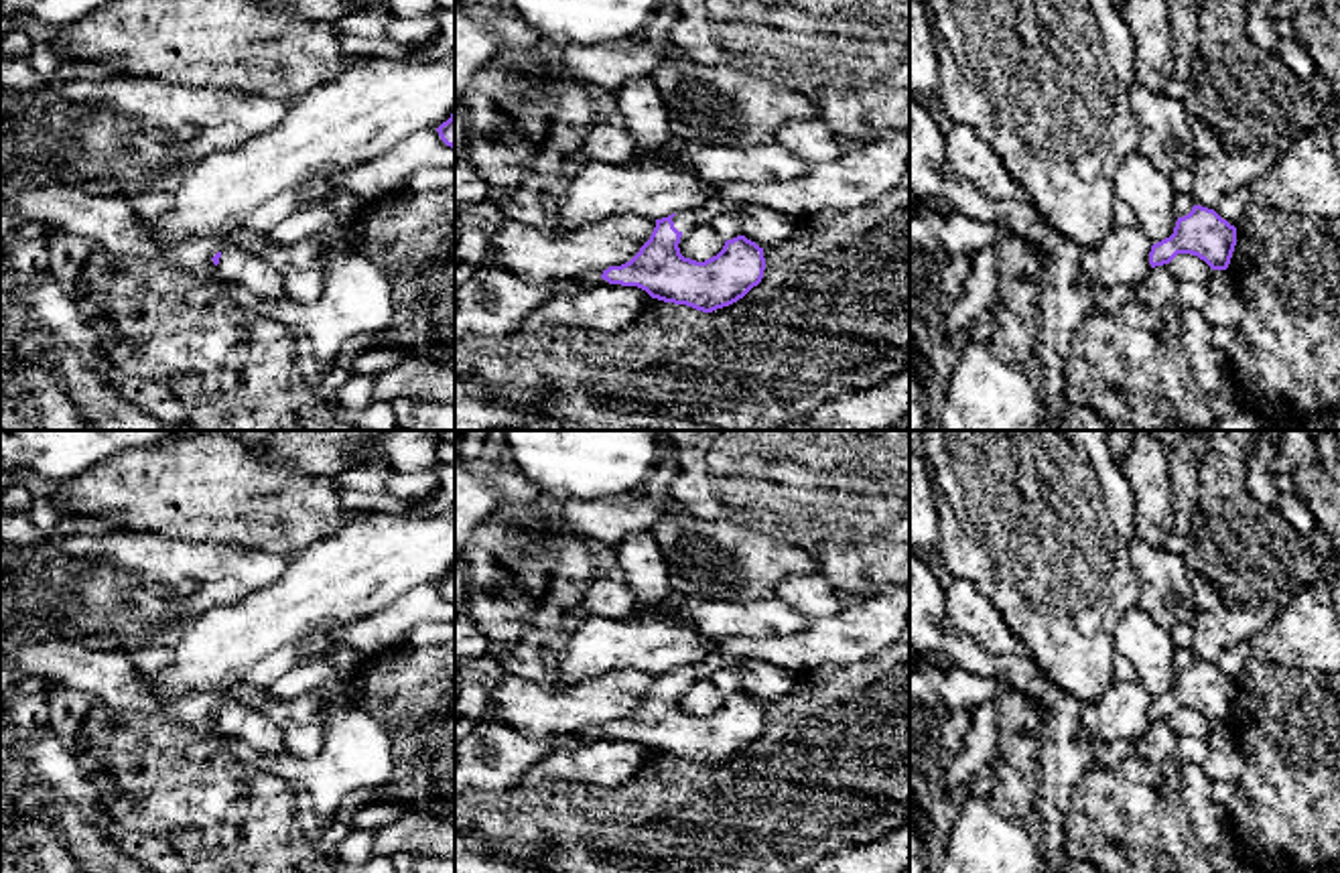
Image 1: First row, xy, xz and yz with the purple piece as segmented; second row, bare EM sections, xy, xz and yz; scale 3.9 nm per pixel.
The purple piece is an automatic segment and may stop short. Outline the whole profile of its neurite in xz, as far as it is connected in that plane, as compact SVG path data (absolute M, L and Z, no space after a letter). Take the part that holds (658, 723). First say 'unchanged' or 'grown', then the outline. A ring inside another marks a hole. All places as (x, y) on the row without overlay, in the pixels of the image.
grown; M694 664L656 674L640 707L629 717L603 725L601 739L638 741L652 753L702 767L737 757L763 733L763 702L737 690L705 717L684 713L680 692L696 680Z

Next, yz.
unchanged; M1194 660L1178 672L1174 688L1151 700L1151 723L1169 719L1178 709L1192 709L1212 725L1226 725L1236 700L1236 682L1222 674L1214 664Z

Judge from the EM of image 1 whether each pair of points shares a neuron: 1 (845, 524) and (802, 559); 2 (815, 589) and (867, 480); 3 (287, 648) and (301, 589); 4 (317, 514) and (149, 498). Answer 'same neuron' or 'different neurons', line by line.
1: different neurons
2: different neurons
3: same neuron
4: same neuron

